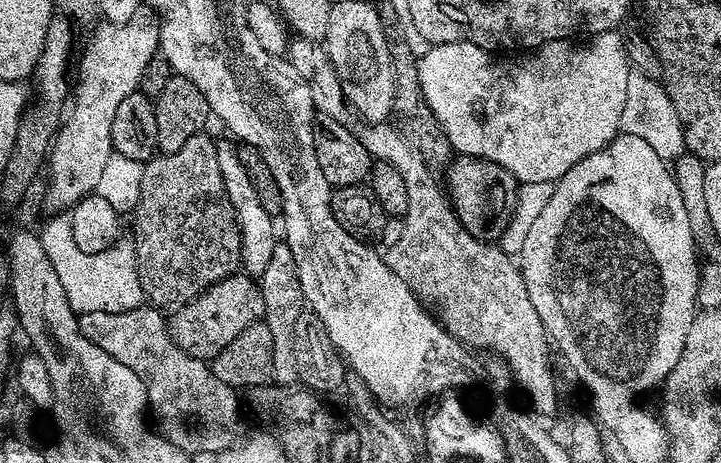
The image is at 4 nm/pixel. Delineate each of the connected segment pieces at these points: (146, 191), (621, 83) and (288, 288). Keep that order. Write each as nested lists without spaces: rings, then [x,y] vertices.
[[[203,135],[190,138],[179,150],[157,154],[144,164],[141,197],[131,217],[130,236],[135,243],[137,272],[144,299],[151,307],[161,310],[175,310],[188,304],[241,267],[240,231],[234,206],[230,206],[226,186],[222,186],[218,150],[215,143],[204,144],[204,139]]]
[[[619,31],[600,32],[597,36],[585,39],[583,42],[577,42],[575,39],[570,40],[552,40],[548,44],[542,45],[541,48],[529,51],[527,54],[516,54],[513,60],[500,60],[499,55],[487,52],[484,48],[474,46],[470,42],[454,42],[453,44],[438,44],[429,47],[423,56],[419,57],[418,78],[422,86],[422,94],[434,114],[434,118],[440,124],[440,130],[445,141],[452,143],[453,153],[461,156],[477,156],[486,158],[502,170],[509,172],[520,184],[526,182],[555,182],[560,180],[582,158],[590,154],[600,152],[612,141],[615,136],[621,135],[619,122],[621,113],[625,106],[626,82],[630,71],[630,52],[626,47],[626,40],[620,37]]]
[[[278,242],[274,246],[274,252],[270,254],[270,262],[267,263],[266,270],[262,270],[258,283],[264,299],[262,322],[270,326],[270,334],[274,338],[272,380],[277,384],[297,383],[298,366],[294,362],[294,326],[306,310],[306,305],[302,286],[298,282],[298,266],[294,266],[294,254],[290,254],[290,246],[286,242]]]

